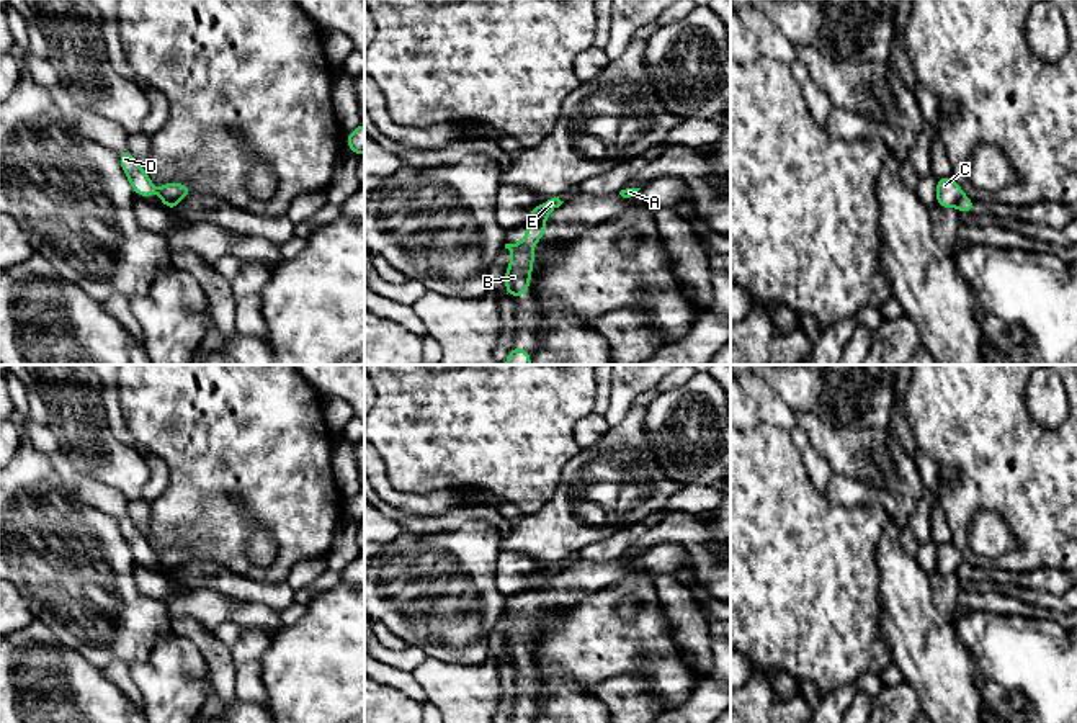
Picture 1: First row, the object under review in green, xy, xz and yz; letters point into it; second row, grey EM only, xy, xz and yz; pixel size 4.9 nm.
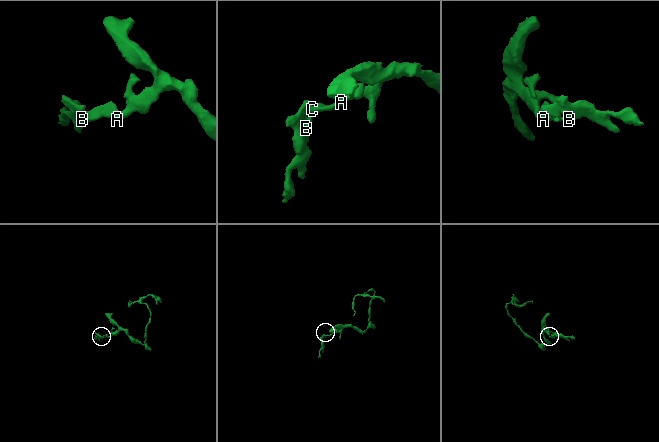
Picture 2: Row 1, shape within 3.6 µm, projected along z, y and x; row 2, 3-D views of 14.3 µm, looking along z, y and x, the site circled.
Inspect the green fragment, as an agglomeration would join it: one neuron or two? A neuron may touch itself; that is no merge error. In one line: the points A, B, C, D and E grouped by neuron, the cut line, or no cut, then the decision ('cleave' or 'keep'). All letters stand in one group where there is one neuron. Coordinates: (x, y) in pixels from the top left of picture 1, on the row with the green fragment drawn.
groups A C E / B D; cut yz (961, 195), (955, 205); cleave

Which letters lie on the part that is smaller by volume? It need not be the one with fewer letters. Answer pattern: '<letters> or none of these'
B, D

